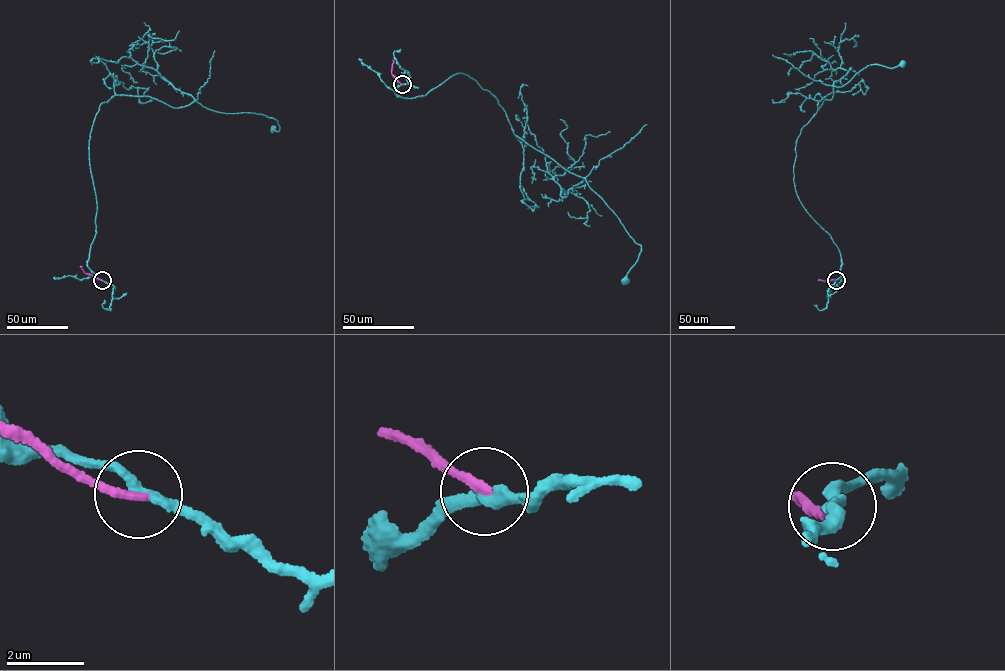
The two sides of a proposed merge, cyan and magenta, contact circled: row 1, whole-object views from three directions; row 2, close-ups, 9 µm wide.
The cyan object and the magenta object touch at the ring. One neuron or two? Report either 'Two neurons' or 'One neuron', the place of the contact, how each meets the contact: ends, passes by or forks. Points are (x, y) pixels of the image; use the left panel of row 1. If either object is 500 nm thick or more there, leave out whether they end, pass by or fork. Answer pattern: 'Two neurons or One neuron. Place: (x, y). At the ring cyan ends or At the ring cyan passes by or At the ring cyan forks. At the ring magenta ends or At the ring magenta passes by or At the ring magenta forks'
One neuron. Place: (102, 280). At the ring cyan passes by. At the ring magenta ends

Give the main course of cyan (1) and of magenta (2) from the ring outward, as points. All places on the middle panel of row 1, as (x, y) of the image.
1: (402, 84), (394, 92), (412, 98), (463, 73), (490, 92), (516, 135), (585, 178), (640, 245), (623, 281)
2: (402, 84), (391, 73), (393, 60)

